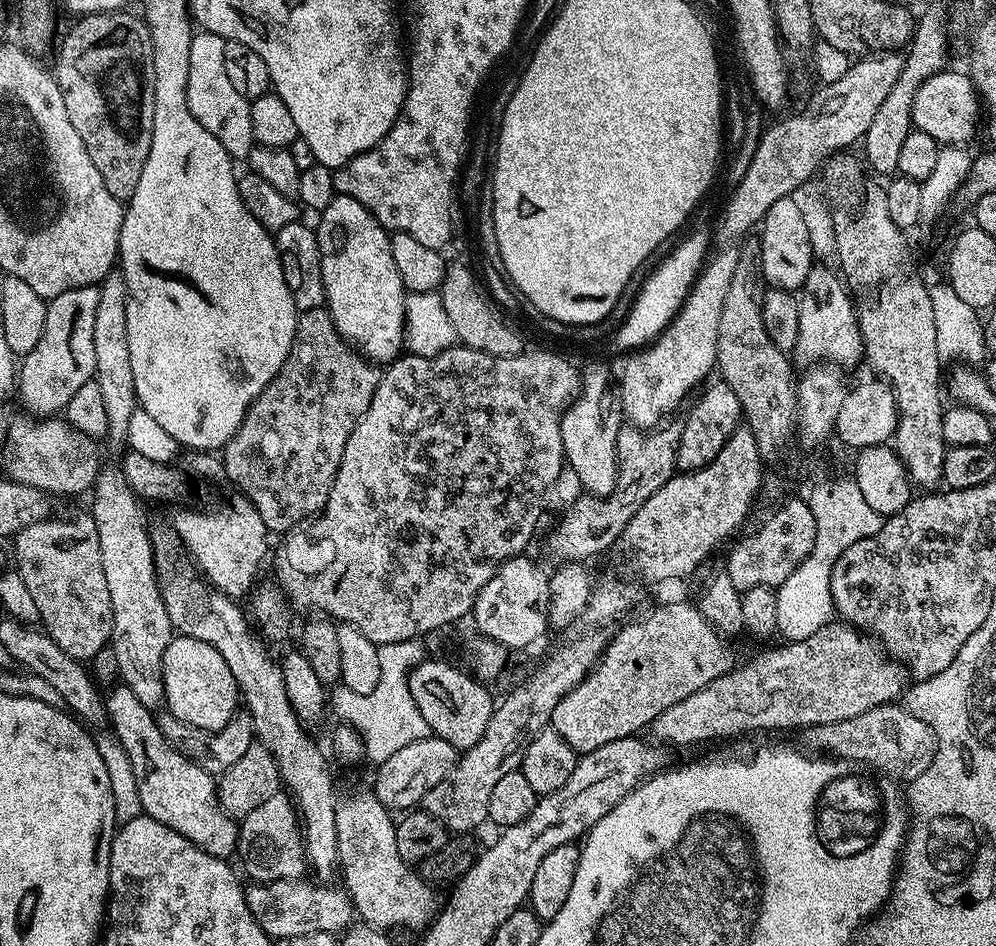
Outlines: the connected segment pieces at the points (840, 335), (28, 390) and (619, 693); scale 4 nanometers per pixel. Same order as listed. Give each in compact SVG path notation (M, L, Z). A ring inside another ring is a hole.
M813 266L806 282L798 290L798 342L796 343L794 360L797 365L815 366L827 362L841 370L849 370L848 368L854 367L856 363L861 363L864 343L853 297L846 287L845 281L838 275L837 269L832 268Z
M91 284L78 290L66 290L66 294L58 294L47 301L46 326L42 330L42 338L38 338L38 346L30 350L30 354L22 357L18 364L18 396L25 404L27 411L37 418L52 418L67 409L74 393L86 386L86 382L96 375L94 366L94 318L98 311L99 287Z
M660 604L645 620L636 620L628 624L615 637L609 639L600 655L595 668L588 673L582 682L578 682L570 694L554 706L551 727L571 746L577 754L590 750L598 750L598 746L606 746L606 742L618 742L618 738L635 736L643 733L674 702L682 702L682 698L690 698L694 690L702 690L714 678L722 678L737 663L738 657L721 633L706 618L702 618L699 607L692 604Z

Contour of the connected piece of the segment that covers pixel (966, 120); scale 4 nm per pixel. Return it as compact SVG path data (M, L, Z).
M945 69L919 87L912 107L913 127L943 145L961 145L972 139L980 119L980 103L976 89L972 85L972 77L954 70Z

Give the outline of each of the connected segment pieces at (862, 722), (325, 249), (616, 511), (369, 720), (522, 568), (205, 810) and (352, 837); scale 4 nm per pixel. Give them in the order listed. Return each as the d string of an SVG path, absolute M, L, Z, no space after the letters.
M896 702L874 706L874 710L866 710L866 714L846 718L846 722L814 726L807 729L803 736L809 744L807 747L817 753L846 760L853 765L869 764L884 772L880 774L885 777L895 778L900 782L911 782L926 774L936 757L936 735L932 733L930 726L926 726L922 718L914 718L914 714L910 714L907 708Z
M337 194L330 202L330 206L326 206L326 210L319 213L320 228L315 229L318 238L318 246L320 247L320 261L322 262L322 282L324 283L324 298L328 313L332 316L334 326L338 330L338 334L343 340L348 341L353 348L362 356L367 356L373 362L391 362L401 355L402 349L405 347L404 338L404 302L406 299L406 289L402 282L402 274L398 274L398 266L394 266L394 254L390 254L390 242L392 241L388 229L383 228L376 219L366 210L366 206L362 206L362 202L358 202L353 196L341 196Z
M621 423L616 447L616 485L609 496L581 495L569 512L559 517L560 525L552 532L548 548L560 562L588 562L591 556L600 556L611 544L619 541L630 518L650 498L650 494L662 490L662 486L677 471L676 451L680 441L681 425L665 423L651 430Z
M403 640L393 644L379 645L378 670L380 677L378 678L378 686L374 686L374 690L370 690L370 694L358 694L343 686L337 687L335 689L337 692L333 696L331 693L330 700L331 703L332 700L336 703L336 712L341 716L340 720L346 722L361 736L361 741L364 744L364 755L368 760L373 760L373 765L379 766L382 762L386 762L386 758L390 758L390 754L402 750L402 746L410 746L410 742L418 742L430 734L426 726L426 718L422 718L422 714L419 713L408 685L409 671L415 668L426 656L426 652L423 652L418 645L416 640Z
M528 554L505 560L500 568L482 586L470 613L476 619L476 628L481 637L494 640L504 648L528 648L543 632L549 631L548 607L550 606L549 573L543 572Z
M109 687L108 694L106 692L103 697L105 712L111 730L116 731L115 743L120 744L130 758L141 813L162 822L162 826L170 826L170 830L182 834L182 838L206 850L206 854L231 857L236 850L240 829L237 821L220 808L216 799L217 781L210 773L204 772L202 766L178 754L178 750L174 750L170 742L162 738L153 711L142 706L130 689L114 687Z
M340 784L336 790L334 802L334 830L338 833L338 872L344 875L342 881L348 899L355 915L365 924L371 924L381 930L396 930L392 928L427 929L432 923L437 911L437 889L421 878L419 871L413 865L407 864L398 854L398 838L396 826L389 809L378 802L375 791L371 787L363 788L360 784Z

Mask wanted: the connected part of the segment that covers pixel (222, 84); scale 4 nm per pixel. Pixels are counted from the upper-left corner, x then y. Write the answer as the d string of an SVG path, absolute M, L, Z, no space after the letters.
M197 31L190 42L190 74L188 75L188 109L233 158L233 161L247 161L254 147L250 126L250 101L234 90L226 74L224 61L224 39L213 32Z

